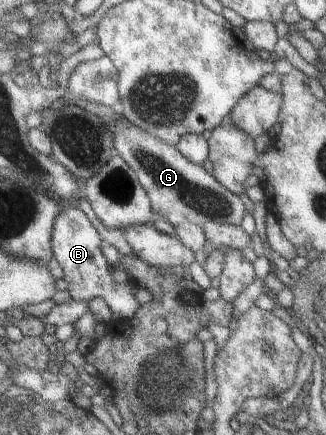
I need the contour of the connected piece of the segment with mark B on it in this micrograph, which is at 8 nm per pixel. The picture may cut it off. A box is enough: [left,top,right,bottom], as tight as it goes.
[50,205,140,320]

